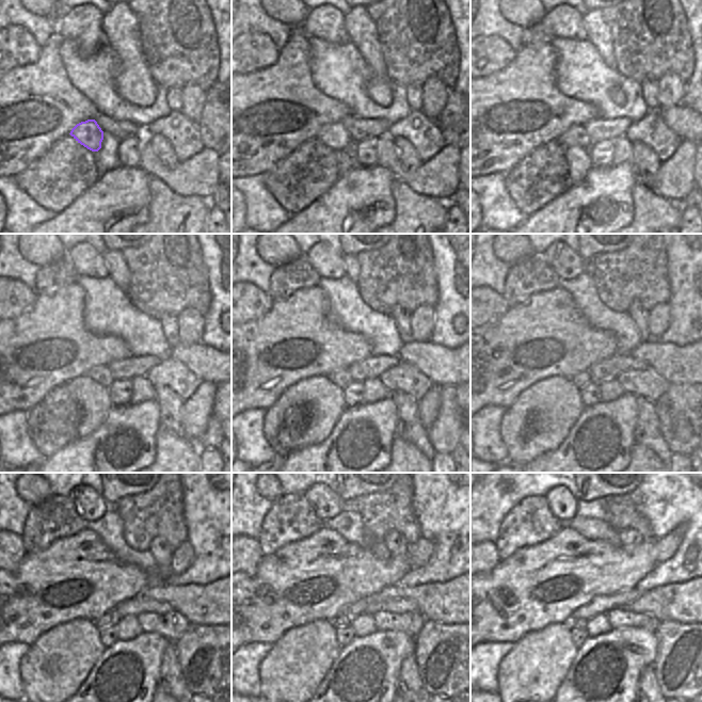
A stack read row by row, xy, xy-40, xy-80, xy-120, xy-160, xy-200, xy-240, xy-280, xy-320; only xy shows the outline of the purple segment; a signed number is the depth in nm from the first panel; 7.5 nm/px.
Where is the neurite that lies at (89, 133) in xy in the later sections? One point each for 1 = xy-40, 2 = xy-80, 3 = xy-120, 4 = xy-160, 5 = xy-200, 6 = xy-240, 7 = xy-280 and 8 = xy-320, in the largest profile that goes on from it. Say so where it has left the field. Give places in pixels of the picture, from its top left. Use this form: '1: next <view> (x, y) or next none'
1: next xy-40 (333, 136)
2: next xy-80 (577, 136)
3: next xy-120 (100, 373)
4: next xy-160 (342, 379)
5: next xy-200 (583, 380)
6: next xy-240 (106, 625)
7: next xy-280 (345, 634)
8: next xy-320 (578, 635)

